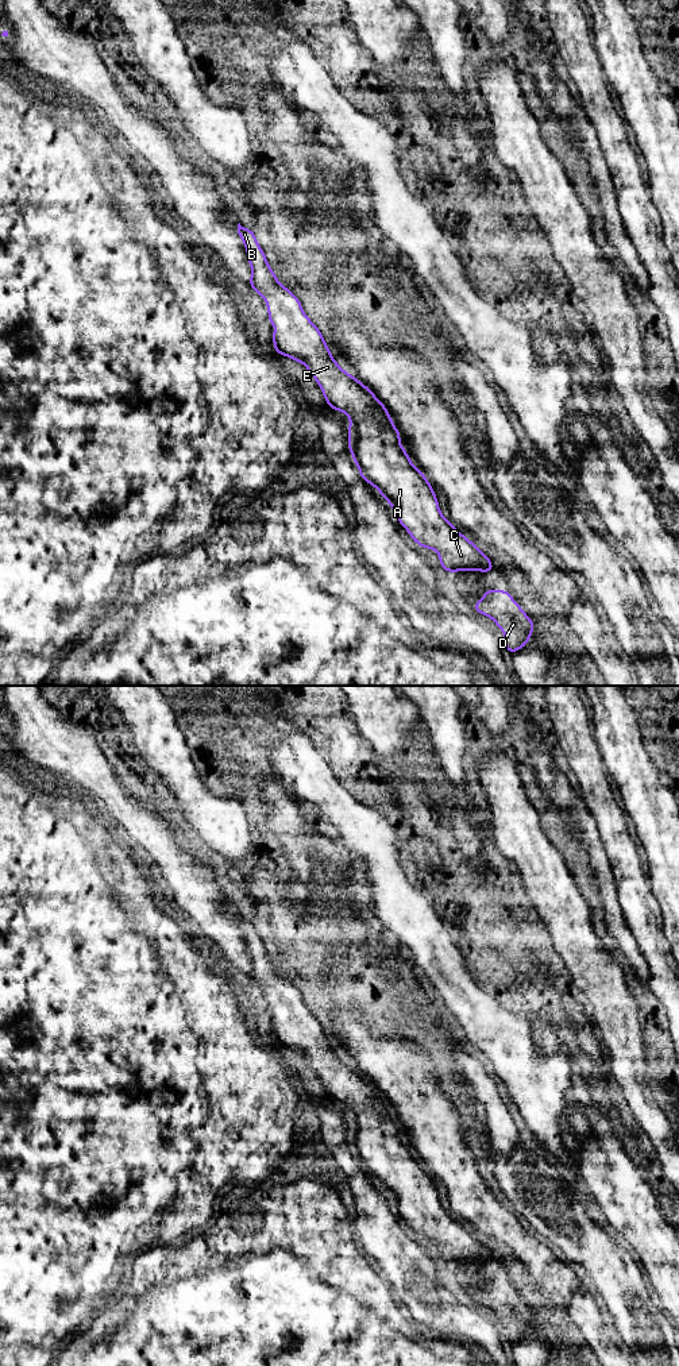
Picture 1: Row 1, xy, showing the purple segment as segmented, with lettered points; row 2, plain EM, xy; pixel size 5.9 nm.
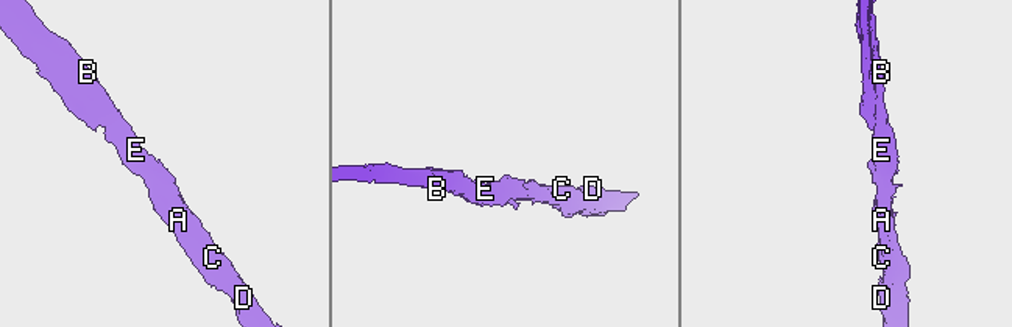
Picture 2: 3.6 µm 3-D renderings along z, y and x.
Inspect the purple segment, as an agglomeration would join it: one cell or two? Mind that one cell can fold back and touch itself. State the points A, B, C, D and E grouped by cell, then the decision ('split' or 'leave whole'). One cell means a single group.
A B C D E | leave whole

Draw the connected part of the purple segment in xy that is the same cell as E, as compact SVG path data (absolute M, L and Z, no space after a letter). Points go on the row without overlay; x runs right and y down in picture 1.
M239 914L238 925L246 937L251 956L252 965L248 975L266 992L269 1012L275 1018L273 1024L275 1045L304 1054L321 1078L327 1096L333 1101L342 1101L351 1110L348 1139L359 1159L360 1169L379 1181L379 1185L391 1196L400 1215L410 1224L414 1234L423 1239L432 1239L439 1245L440 1258L444 1262L451 1262L456 1266L459 1261L483 1262L486 1265L494 1261L490 1250L464 1228L452 1213L443 1208L431 1174L412 1155L405 1139L400 1135L401 1126L385 1096L369 1078L335 1053L319 1019L302 1003L300 991L278 973L252 921L247 921Z

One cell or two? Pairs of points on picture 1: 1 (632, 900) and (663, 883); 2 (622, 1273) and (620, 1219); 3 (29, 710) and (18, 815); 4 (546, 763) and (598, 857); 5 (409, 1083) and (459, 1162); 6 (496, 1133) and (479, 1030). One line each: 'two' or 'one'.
1: two
2: two
3: two
4: one
5: one
6: two

